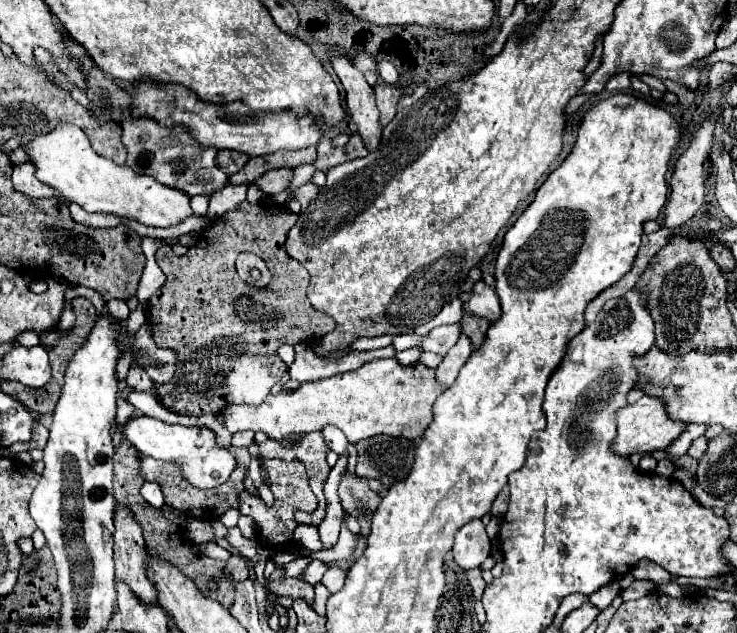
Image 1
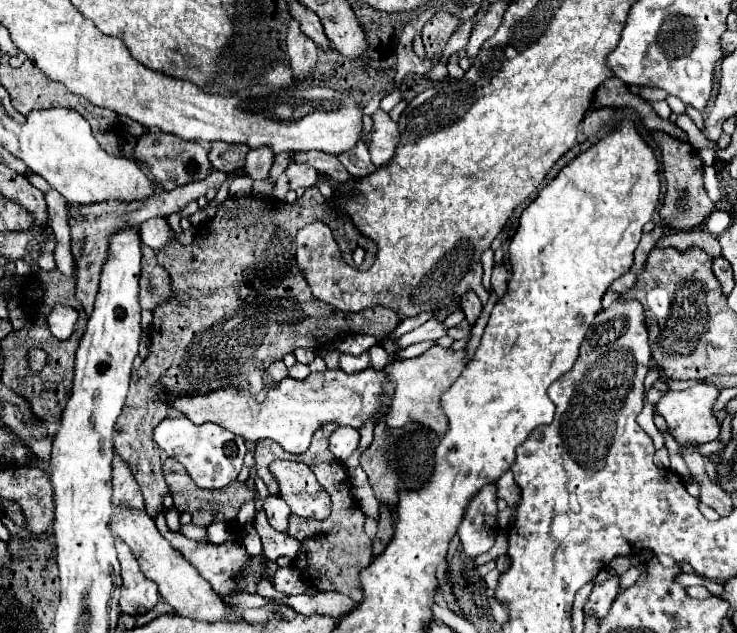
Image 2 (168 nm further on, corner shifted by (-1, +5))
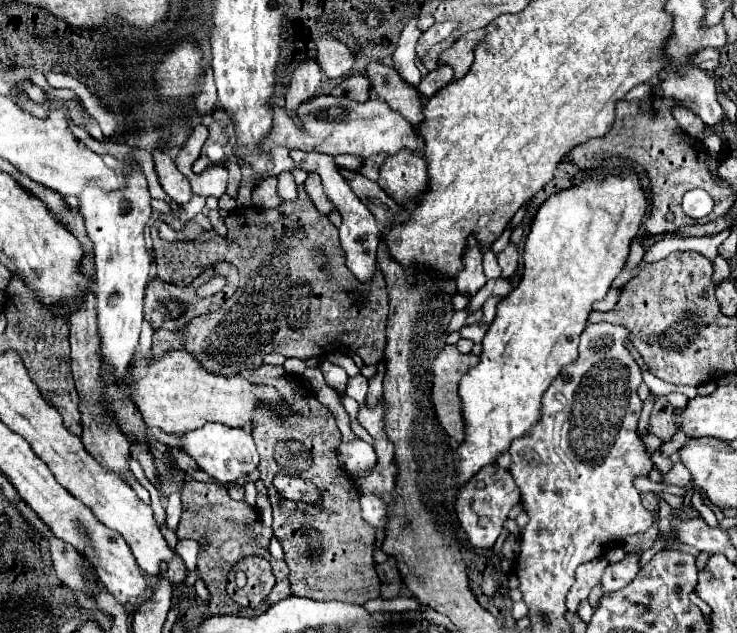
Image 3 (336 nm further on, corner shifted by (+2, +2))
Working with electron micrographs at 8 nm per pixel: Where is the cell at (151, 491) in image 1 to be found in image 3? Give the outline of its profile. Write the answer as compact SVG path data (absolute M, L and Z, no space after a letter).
M173 492L171 496L167 496L167 528L175 530L179 524L179 516L181 516L181 498L179 492Z

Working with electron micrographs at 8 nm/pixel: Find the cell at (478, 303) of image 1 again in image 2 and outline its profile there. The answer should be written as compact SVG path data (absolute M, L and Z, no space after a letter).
M496 265L492 271L492 287L496 289L496 295L502 297L506 293L506 285L510 279L510 271L506 265Z

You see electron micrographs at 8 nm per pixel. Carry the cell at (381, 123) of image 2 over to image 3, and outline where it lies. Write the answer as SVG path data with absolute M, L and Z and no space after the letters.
M409 148L387 156L379 168L377 184L387 194L393 194L395 202L407 206L407 202L411 202L411 198L415 198L415 194L421 194L423 186L427 186L423 156L415 156L415 152Z

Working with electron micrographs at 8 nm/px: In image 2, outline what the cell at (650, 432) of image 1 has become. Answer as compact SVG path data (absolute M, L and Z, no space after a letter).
M696 385L686 391L668 391L656 405L654 409L666 419L670 433L678 443L684 441L696 441L696 443L708 443L718 439L720 435L720 421L712 415L712 407L718 399L720 389L714 385Z

